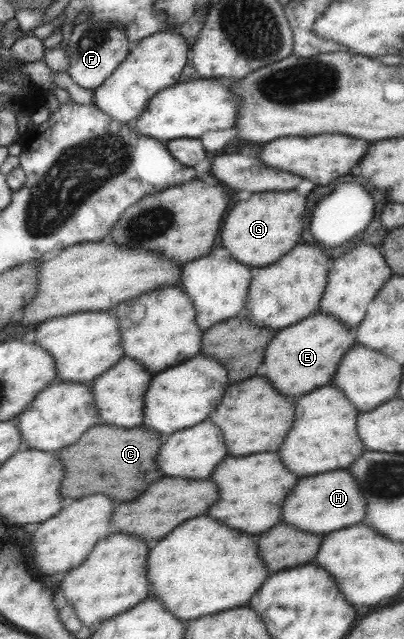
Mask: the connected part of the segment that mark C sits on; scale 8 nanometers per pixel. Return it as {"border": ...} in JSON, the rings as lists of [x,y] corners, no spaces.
{"border":[[[105,423],[92,426],[83,433],[78,442],[58,451],[65,468],[65,478],[61,481],[61,495],[66,501],[99,493],[107,494],[119,502],[137,498],[141,492],[147,490],[151,482],[163,476],[155,466],[161,442],[162,435],[159,432],[155,434],[155,430],[147,428],[123,430]]]}

